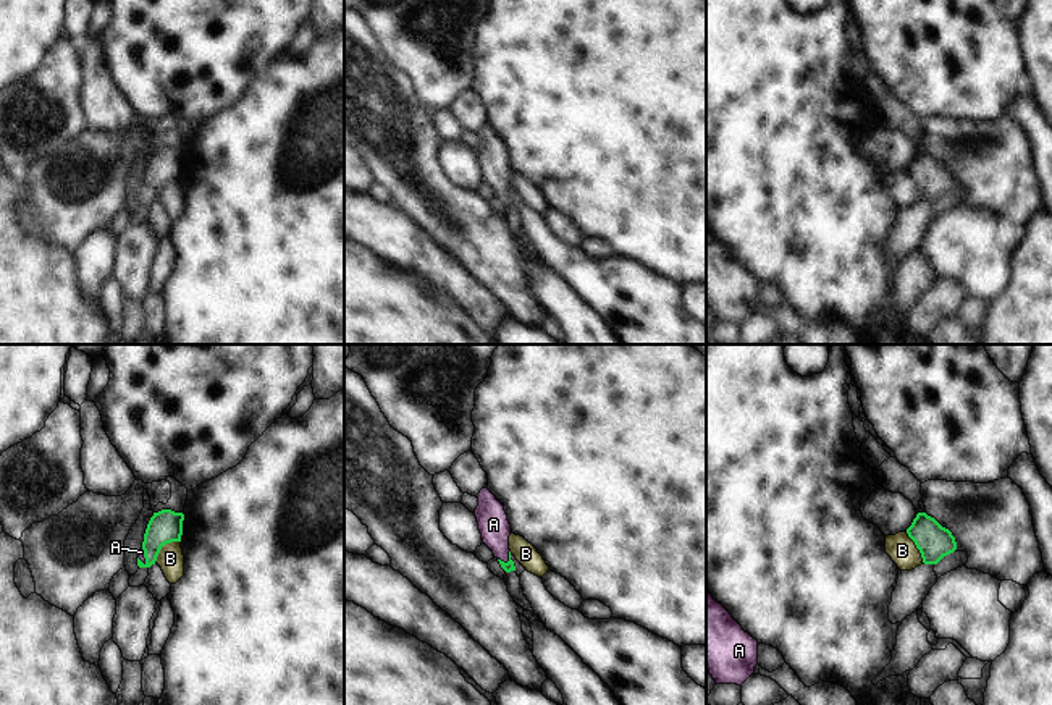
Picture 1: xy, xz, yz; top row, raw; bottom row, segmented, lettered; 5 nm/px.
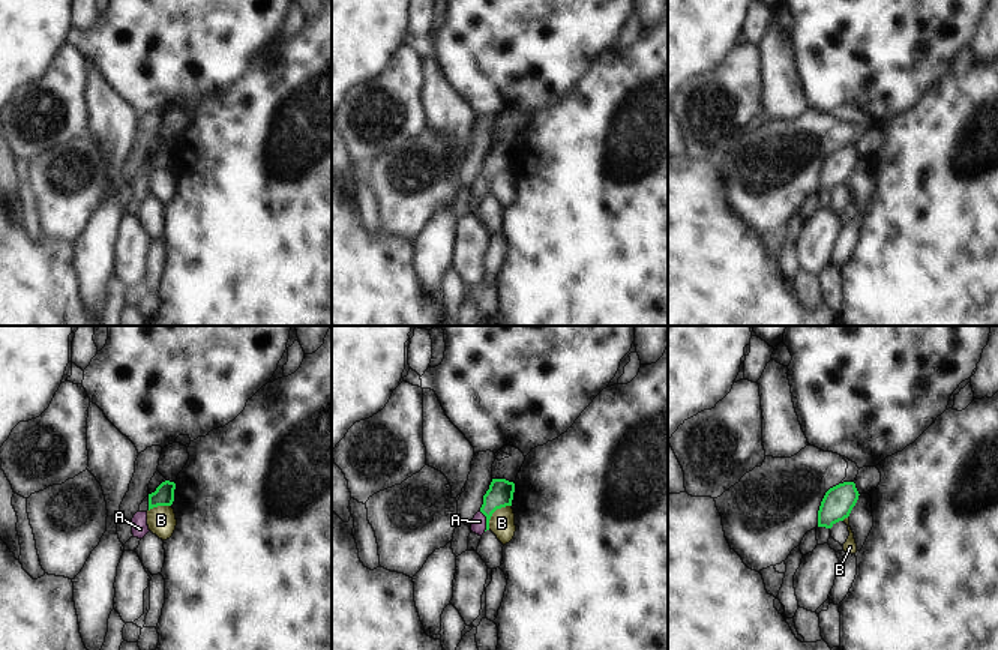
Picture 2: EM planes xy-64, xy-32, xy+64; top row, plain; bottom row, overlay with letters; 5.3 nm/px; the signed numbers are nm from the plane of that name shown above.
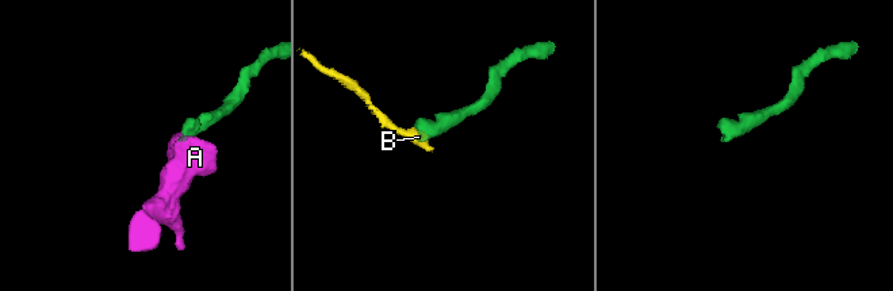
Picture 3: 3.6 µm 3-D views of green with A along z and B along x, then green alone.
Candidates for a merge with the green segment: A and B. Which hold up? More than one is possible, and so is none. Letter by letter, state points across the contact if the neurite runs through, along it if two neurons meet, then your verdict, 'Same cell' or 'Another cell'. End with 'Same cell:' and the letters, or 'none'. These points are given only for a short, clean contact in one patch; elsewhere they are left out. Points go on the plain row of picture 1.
A: Path across: xz (508, 204), (509, 198), (500, 186), (493, 162). Same cell
B: Boundary: xy (180, 178), (165, 181), (154, 199). Another cell
Same cell: A.

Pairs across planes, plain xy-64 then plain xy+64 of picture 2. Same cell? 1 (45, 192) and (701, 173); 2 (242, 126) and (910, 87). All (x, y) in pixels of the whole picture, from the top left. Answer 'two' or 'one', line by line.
1: two
2: two

